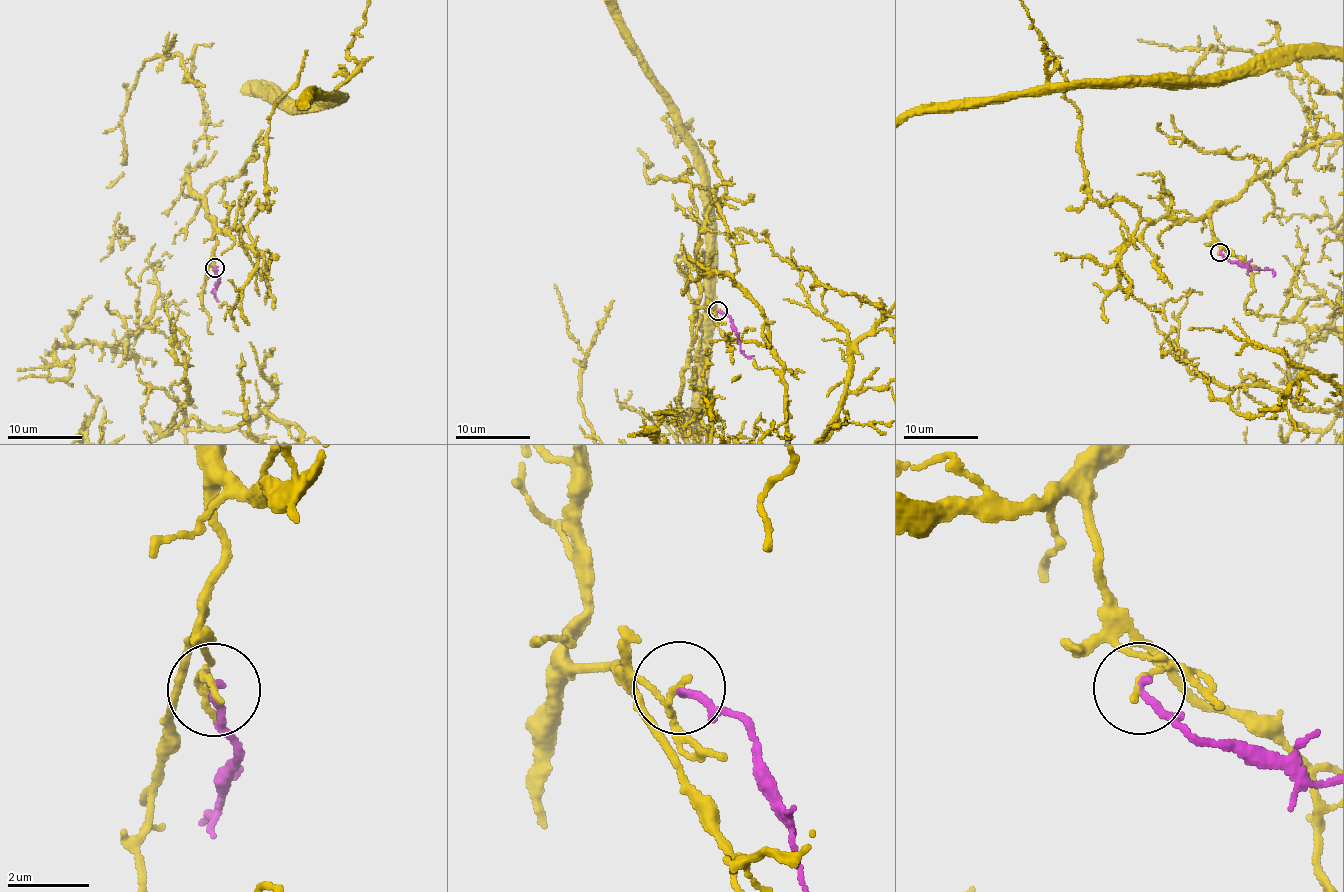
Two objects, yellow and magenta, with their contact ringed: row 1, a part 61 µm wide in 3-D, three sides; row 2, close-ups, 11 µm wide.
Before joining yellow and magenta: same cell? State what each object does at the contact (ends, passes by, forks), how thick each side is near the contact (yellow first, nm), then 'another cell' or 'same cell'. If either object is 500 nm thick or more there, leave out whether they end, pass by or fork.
yellow ends | magenta ends | 140/180 nm | another cell

